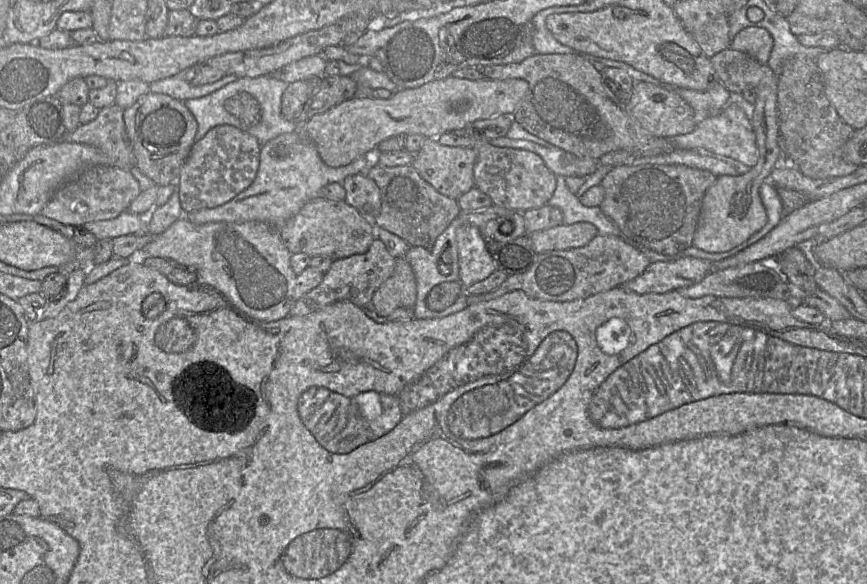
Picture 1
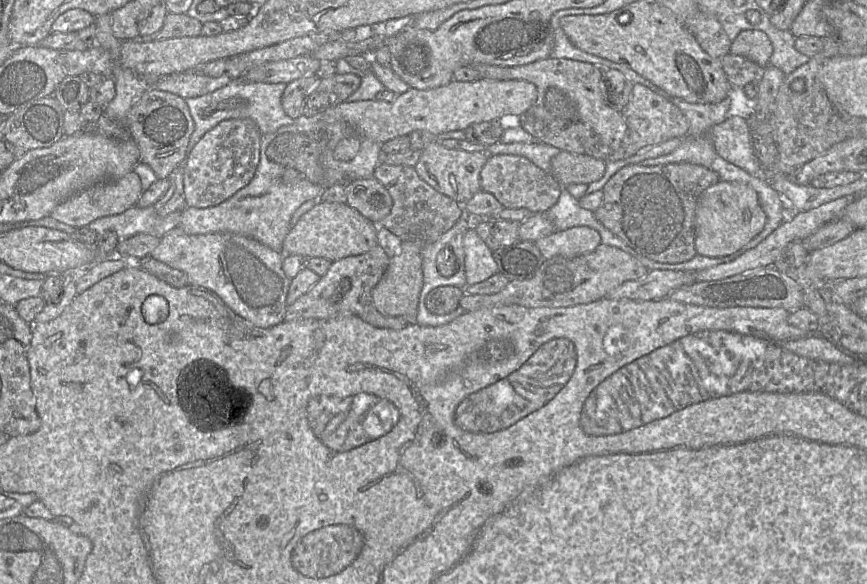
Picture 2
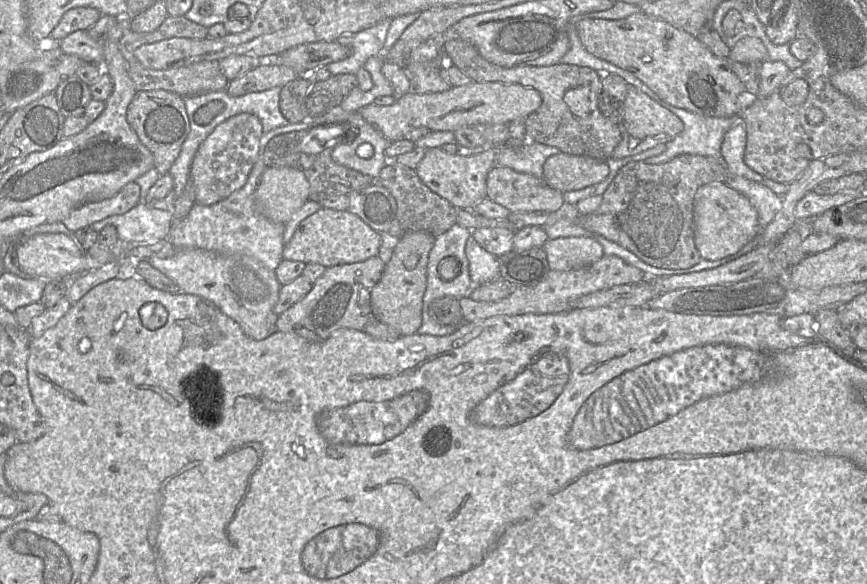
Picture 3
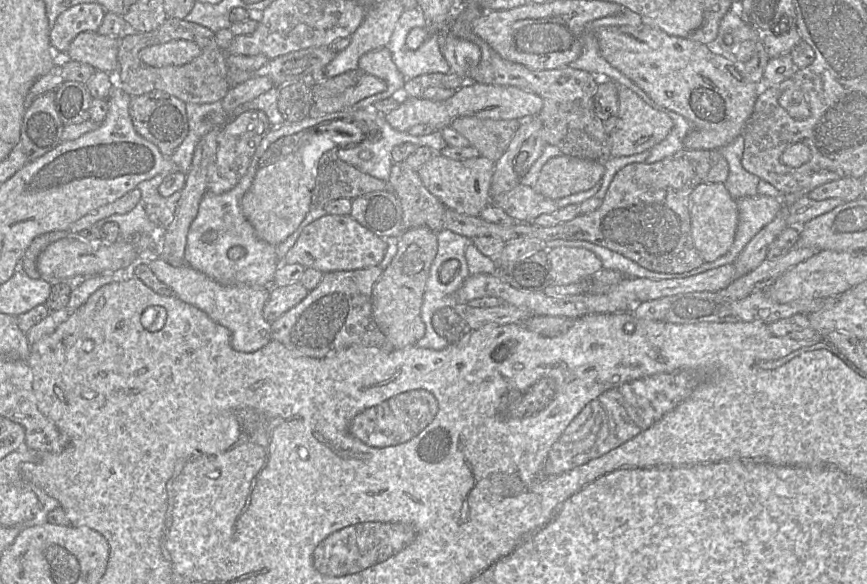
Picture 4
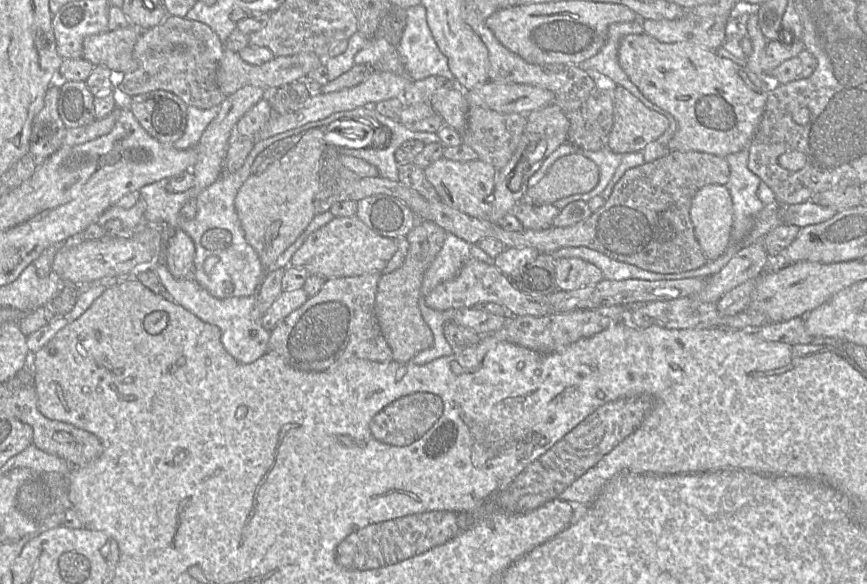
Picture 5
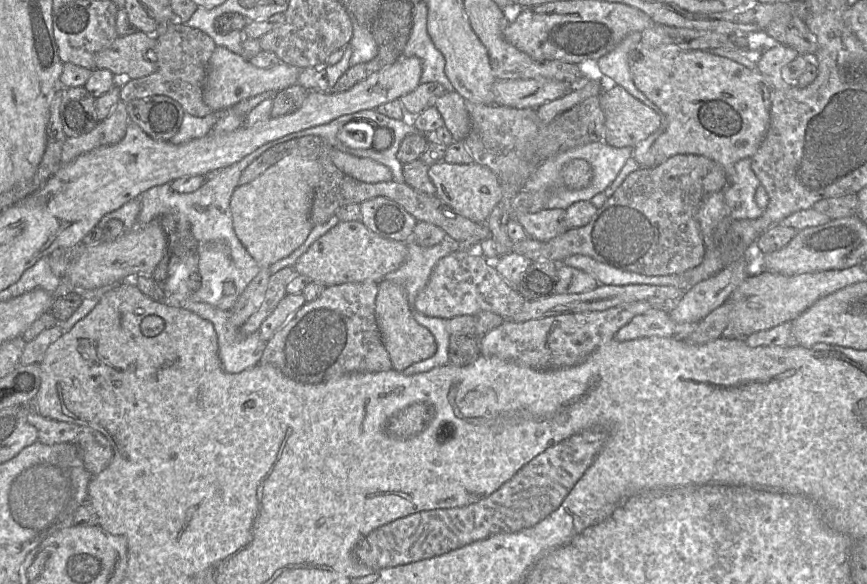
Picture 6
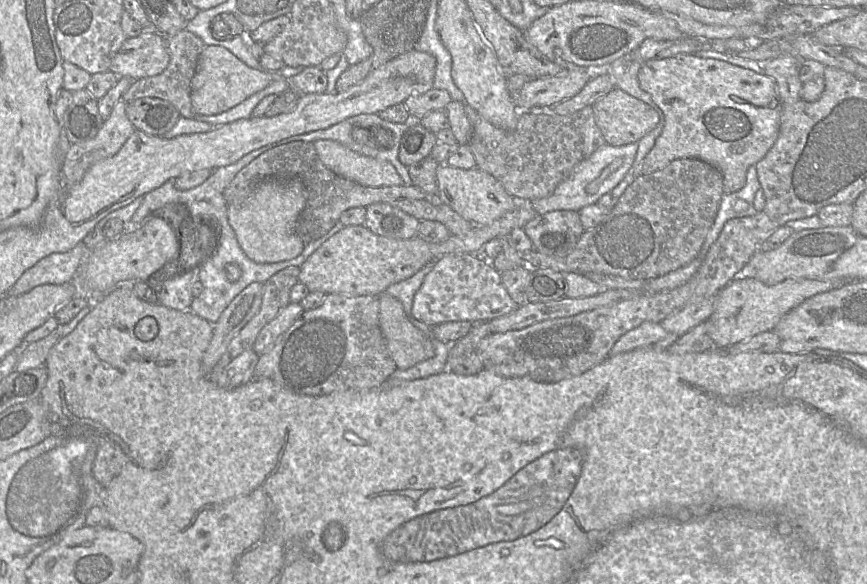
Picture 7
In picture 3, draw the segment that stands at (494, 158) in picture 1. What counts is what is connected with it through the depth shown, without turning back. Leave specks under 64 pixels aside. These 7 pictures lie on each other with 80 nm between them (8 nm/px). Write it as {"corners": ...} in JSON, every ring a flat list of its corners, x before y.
{"corners":[[496,164,487,176,487,197,510,212,555,212,564,203,563,192,549,186,543,178]]}

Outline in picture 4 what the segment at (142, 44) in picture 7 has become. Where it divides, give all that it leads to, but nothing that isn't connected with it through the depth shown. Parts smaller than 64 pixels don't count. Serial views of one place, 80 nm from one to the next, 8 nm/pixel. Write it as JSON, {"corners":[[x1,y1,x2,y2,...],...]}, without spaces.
{"corners":[[81,32,71,42,66,54,74,61,87,63,96,71,118,72,120,37,104,36,97,32]]}

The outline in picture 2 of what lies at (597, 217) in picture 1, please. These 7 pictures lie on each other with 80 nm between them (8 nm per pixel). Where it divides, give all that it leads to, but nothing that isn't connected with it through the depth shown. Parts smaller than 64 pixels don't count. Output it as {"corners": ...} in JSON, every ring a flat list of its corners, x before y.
{"corners":[[562,187,557,203,544,214,554,224,555,230,562,231,576,226,588,226,597,230,601,236,602,243,620,248,631,254,649,271,661,269,661,265,665,265,665,263,651,263,643,255,629,247,620,237,606,228,596,218,593,211,581,207,579,199,573,197,566,187]]}

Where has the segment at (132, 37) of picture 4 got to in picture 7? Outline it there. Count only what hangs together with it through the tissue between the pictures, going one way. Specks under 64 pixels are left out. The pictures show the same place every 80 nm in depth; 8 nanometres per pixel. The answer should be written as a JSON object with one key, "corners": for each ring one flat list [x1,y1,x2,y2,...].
{"corners":[[186,28,165,37,170,56,167,68,156,76,134,80,123,94,122,100,129,103,139,98,160,98,174,105,181,117,194,119,196,113,193,111,190,98,191,81,196,72,199,55,206,46,198,36]]}

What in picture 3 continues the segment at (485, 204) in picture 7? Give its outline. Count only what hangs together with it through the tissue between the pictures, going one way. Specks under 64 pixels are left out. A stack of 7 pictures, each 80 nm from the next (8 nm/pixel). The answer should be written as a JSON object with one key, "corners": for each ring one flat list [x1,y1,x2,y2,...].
{"corners":[[441,148,426,149,425,156,415,171,430,190,448,200,456,208,473,210,487,197,487,176,497,164,497,149,486,148,483,152,472,156,449,154]]}

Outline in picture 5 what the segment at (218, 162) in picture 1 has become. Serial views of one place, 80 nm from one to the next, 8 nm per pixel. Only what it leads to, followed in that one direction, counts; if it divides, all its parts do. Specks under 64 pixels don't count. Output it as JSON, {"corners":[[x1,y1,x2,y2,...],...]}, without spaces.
{"corners":[[264,97,234,125,228,140,224,173,234,173,242,167,258,141,261,130,273,115,270,103]]}

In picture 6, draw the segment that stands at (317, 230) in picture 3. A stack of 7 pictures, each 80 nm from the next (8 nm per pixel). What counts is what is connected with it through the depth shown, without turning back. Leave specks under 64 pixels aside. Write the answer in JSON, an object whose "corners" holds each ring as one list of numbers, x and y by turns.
{"corners":[[360,220,340,221,298,258,294,269,297,274,325,287,365,281,379,282,388,273,400,268,407,253,407,242,383,238,368,229]]}

